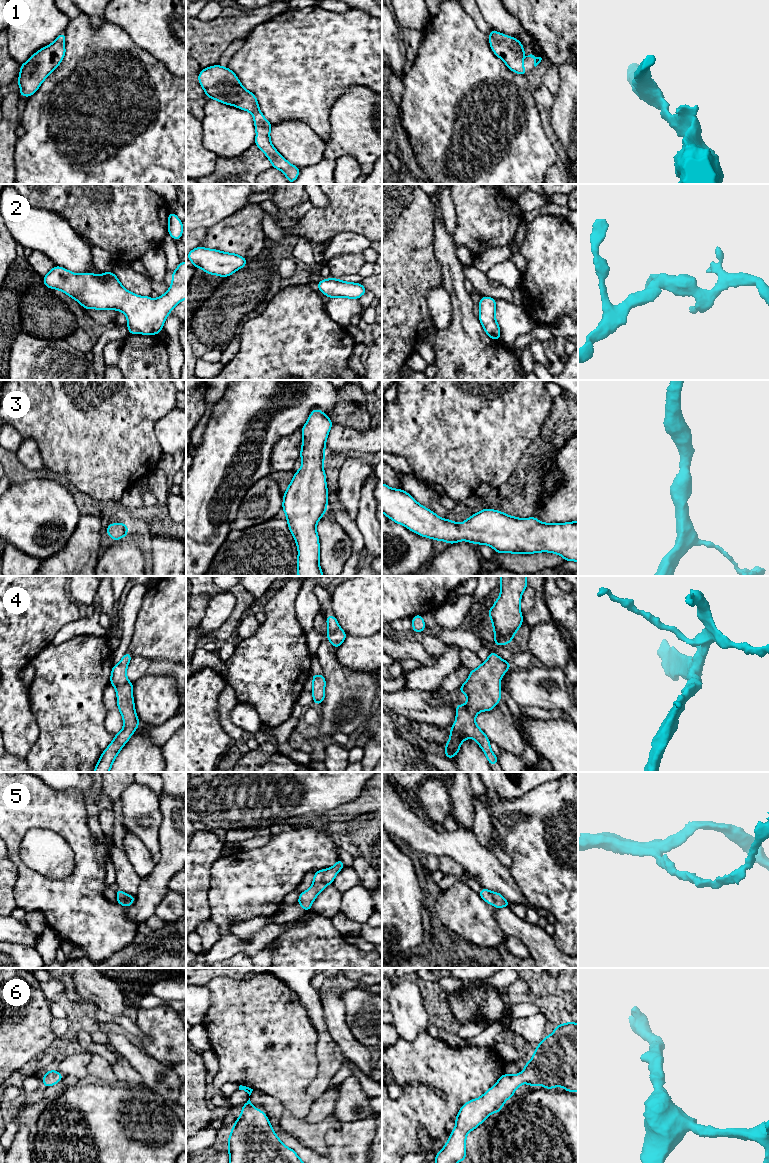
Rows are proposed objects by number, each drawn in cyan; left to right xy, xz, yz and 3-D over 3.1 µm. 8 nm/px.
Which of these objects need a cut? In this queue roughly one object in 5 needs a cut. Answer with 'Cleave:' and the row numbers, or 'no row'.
Cleave: no row

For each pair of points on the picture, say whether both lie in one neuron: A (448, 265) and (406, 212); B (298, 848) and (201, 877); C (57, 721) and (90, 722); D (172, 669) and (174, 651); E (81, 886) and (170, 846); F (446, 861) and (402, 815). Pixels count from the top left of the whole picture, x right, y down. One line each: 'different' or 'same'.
A: different
B: different
C: same
D: different
E: different
F: different

